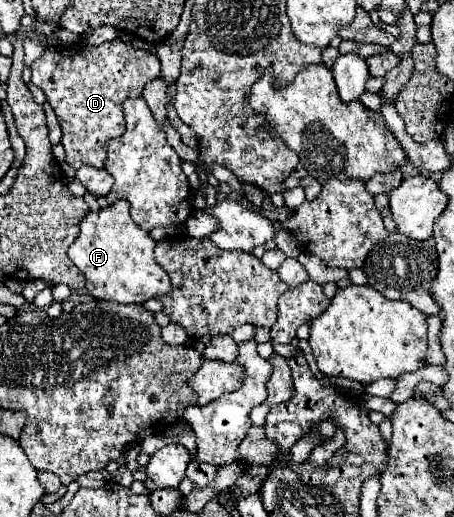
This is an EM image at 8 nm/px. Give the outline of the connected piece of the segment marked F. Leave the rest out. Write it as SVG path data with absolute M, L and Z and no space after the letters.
M127 200L105 206L99 212L87 212L79 226L77 240L69 246L71 262L83 272L87 292L97 300L119 304L143 304L157 294L169 294L171 282L167 272L153 256L155 240L147 230L133 224Z

